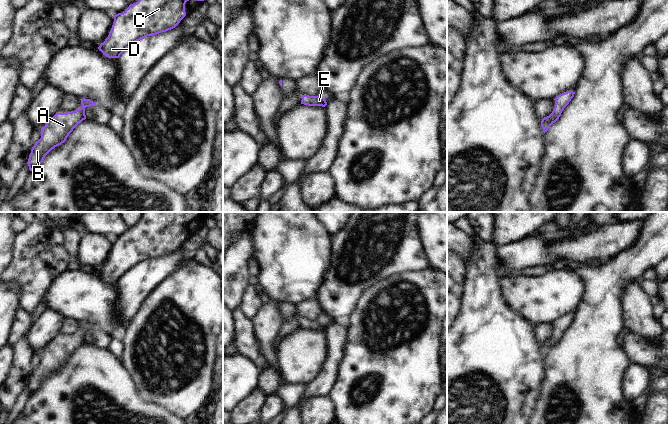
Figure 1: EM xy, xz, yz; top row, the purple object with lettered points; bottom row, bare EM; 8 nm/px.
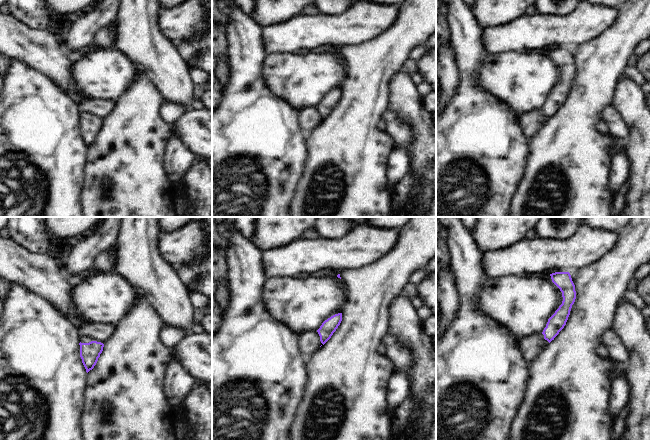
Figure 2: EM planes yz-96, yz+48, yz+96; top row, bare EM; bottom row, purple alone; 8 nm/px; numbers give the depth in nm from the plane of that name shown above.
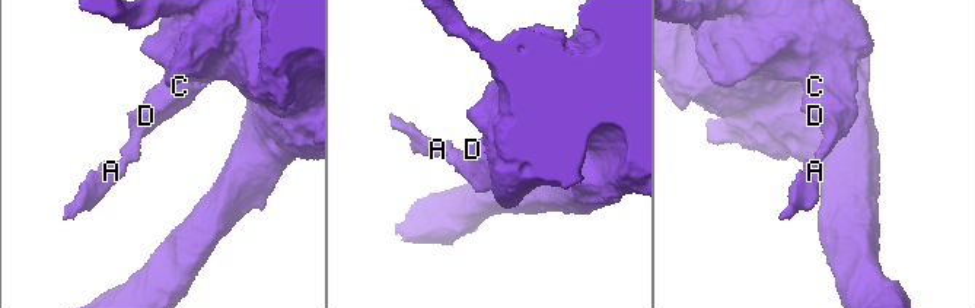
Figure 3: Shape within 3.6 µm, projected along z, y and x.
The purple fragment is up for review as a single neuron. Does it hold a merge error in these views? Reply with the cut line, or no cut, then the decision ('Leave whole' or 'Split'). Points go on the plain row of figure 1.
No split. Leave whole

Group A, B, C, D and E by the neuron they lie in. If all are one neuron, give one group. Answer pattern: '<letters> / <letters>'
A B C D E

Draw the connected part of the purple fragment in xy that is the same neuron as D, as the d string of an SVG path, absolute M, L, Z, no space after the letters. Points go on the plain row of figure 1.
M143 212L138 226L130 228L123 236L114 239L108 261L98 271L108 282L119 282L127 272L137 265L175 252L186 240L185 228L195 223L204 225L216 212Z

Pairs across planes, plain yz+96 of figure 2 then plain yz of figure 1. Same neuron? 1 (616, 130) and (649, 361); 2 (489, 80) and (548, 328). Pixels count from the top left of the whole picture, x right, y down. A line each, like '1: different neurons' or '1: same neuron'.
1: same neuron
2: different neurons

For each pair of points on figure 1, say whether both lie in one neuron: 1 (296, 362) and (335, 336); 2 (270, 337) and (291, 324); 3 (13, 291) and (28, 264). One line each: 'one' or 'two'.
1: two
2: two
3: two

